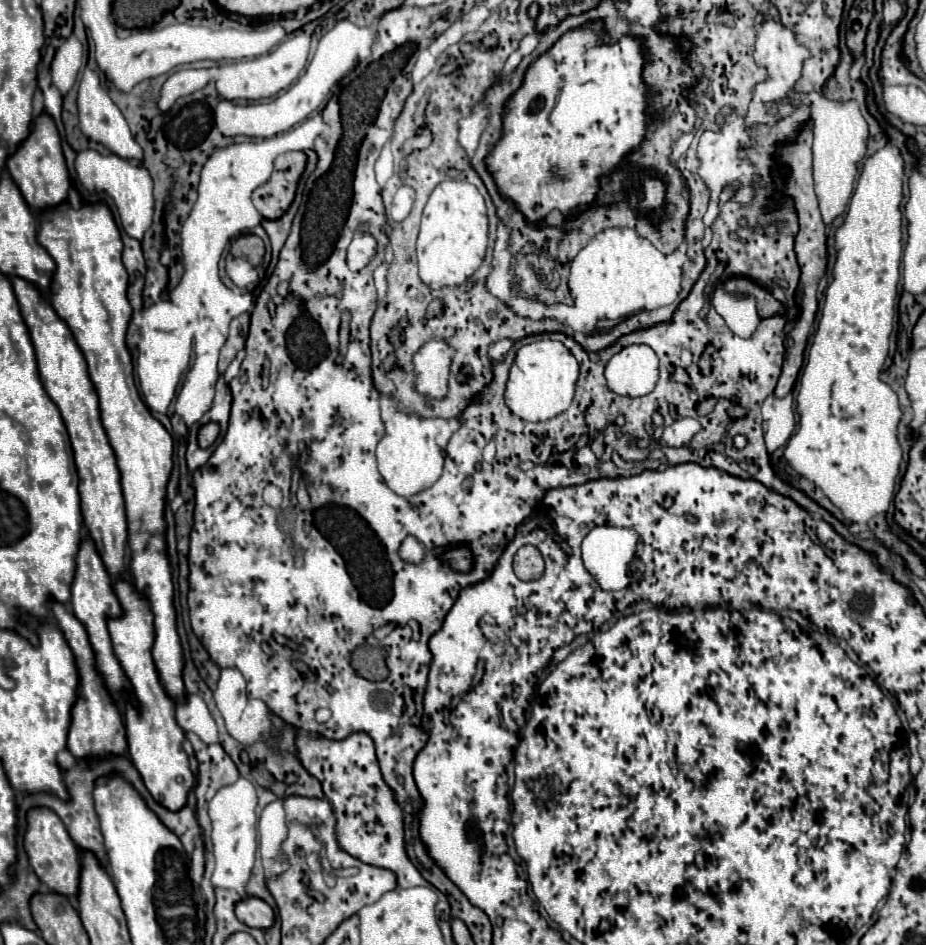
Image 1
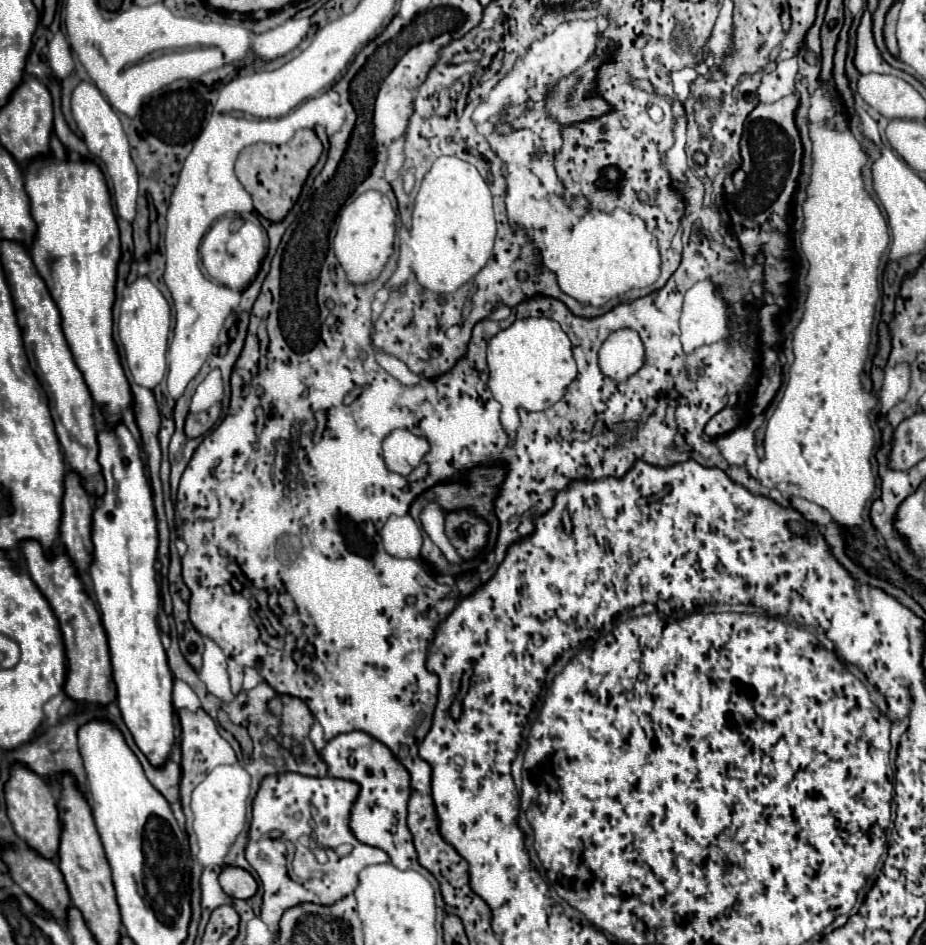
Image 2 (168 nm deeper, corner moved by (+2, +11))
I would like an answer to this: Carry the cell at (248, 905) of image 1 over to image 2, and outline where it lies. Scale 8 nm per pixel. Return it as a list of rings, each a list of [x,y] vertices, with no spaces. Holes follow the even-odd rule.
[[[225,865],[221,869],[219,885],[223,887],[227,895],[239,897],[239,899],[249,899],[257,891],[257,883],[251,877],[251,873],[241,867],[231,867],[231,865]]]

